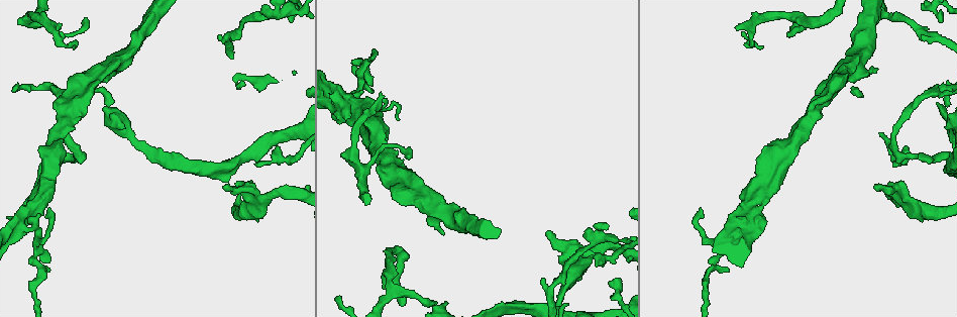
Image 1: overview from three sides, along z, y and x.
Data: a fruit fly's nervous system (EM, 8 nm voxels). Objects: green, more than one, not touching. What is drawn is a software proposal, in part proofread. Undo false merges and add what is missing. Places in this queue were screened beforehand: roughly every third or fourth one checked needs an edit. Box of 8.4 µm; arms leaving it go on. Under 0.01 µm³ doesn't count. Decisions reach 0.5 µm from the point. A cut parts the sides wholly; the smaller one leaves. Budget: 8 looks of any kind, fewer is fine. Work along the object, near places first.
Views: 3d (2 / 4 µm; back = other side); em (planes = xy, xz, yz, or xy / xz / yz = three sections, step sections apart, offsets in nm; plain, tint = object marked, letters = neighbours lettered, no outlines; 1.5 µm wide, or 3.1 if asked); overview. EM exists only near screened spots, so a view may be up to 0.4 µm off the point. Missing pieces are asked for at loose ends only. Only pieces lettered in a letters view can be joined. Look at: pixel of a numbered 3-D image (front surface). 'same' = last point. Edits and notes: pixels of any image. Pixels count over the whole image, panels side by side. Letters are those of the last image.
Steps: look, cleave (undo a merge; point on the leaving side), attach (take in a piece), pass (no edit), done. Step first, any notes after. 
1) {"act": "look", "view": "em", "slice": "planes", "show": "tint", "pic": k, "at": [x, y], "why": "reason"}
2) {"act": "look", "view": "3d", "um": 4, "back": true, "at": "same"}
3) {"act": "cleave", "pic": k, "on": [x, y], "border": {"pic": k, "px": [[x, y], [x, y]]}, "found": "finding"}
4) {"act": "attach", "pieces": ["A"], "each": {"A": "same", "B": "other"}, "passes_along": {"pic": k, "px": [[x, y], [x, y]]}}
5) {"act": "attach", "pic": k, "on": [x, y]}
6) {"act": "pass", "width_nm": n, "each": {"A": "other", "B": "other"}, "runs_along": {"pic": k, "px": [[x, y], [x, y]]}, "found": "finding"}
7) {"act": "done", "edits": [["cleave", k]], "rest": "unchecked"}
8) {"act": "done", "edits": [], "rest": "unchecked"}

{"act": "look", "view": "em", "slice": "planes", "show": "letters", "pic": 1, "at": [699, 208], "why": "thin end"}

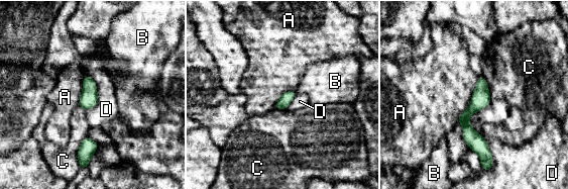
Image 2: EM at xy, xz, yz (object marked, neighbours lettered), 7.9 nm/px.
{"act": "pass", "width_nm": 90, "longest_contact_nm": ["A", 420], "each": {"A": "other", "B": "other", "C": "other", "D": "other"}, "found": "no lettered piece goes on from it"}

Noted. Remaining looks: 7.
{"act": "look", "view": "3d", "um": 2, "back": true, "pic": 1, "at": [223, 186]}

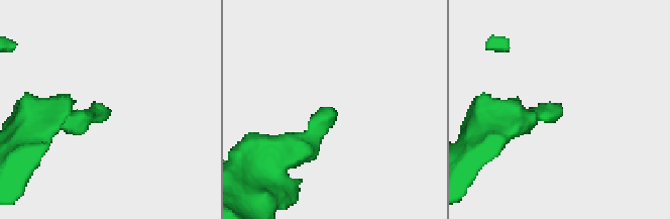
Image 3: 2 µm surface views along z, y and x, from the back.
{"act": "look", "view": "em", "slice": "planes", "show": "tint", "pic": 3, "at": [336, 112], "why": "need the tissue"}

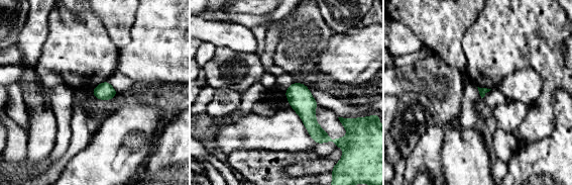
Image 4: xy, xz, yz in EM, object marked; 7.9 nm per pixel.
{"act": "look", "view": "em", "slice": "planes", "show": "letters", "at": "same", "why": "see the neighbours"}

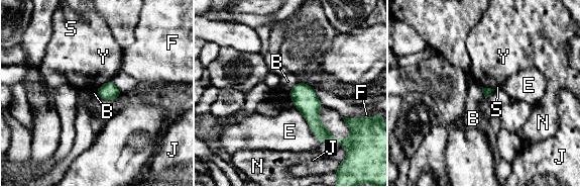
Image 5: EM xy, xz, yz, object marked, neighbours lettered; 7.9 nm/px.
{"act": "pass", "longest_contact_nm": ["E", 340], "each": {"B": "other", "E": "other", "F": "other", "J": "other", "N": "other", "S": "other", "Y": "other"}, "runs_along": {"pic": 5, "px": [[299, 85], [314, 123], [329, 136]]}, "found": "no lettered piece goes on from it"}

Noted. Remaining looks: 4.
{"act": "look", "view": "em", "slice": "planes", "show": "tint", "pic": 1, "at": [363, 169], "why": "sudden change in width"}

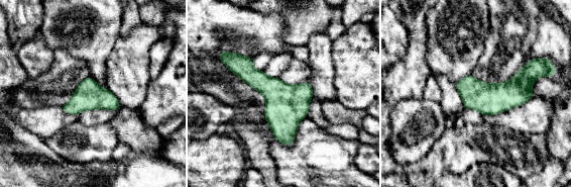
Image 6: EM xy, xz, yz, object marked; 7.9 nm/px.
{"act": "look", "view": "em", "slice": "planes", "show": "letters", "at": "same", "why": "see the neighbours"}

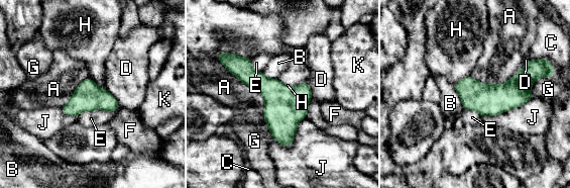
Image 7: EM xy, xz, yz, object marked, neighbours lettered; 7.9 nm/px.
{"act": "pass", "longest_contact_nm": ["A", 440], "each": {"A": "other", "B": "other", "C": "other", "D": "other", "E": "other", "F": "other", "G": "other", "H": "other", "J": "other", "K": "other"}, "border": {"pic": 7, "px": [[277, 78], [288, 85], [306, 82]]}, "found": "continuous, no second cell"}

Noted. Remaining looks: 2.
{"act": "done", "edits": [], "rest": "unchecked"}

